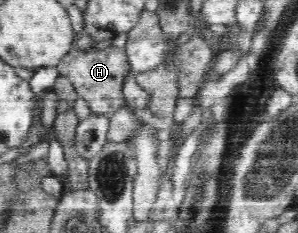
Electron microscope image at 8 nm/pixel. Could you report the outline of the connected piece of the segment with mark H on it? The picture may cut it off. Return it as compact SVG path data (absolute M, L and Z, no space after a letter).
M111 45L99 51L90 49L78 51L72 46L70 52L62 58L56 68L61 75L67 76L78 96L86 101L92 113L103 114L110 118L121 108L125 100L122 88L123 78L128 71L132 71L131 66L124 48Z

